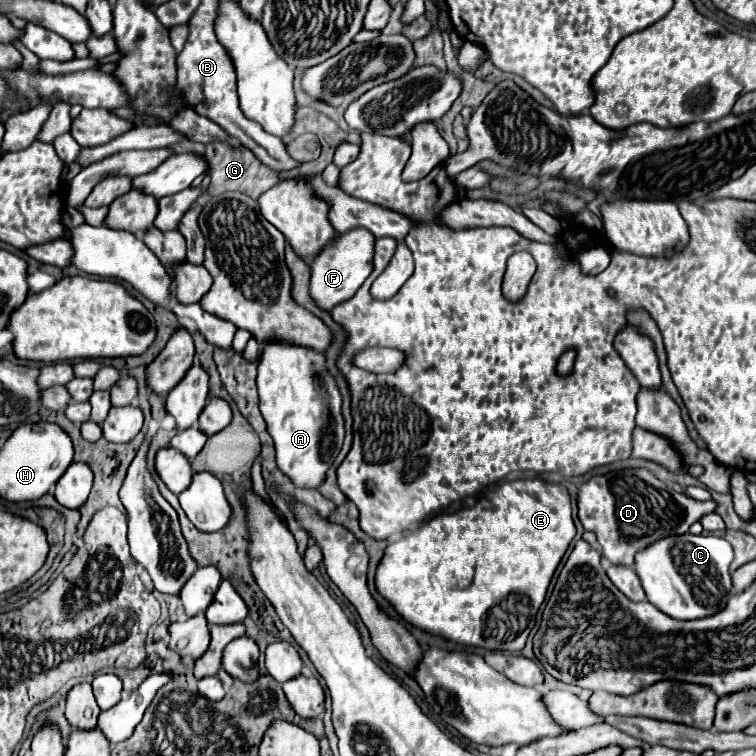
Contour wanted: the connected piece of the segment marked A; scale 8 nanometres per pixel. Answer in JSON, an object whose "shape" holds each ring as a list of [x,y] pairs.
{"shape":[[[284,341],[262,343],[258,359],[260,411],[276,445],[276,463],[298,485],[316,489],[342,449],[344,417],[336,379],[326,371],[326,355]]]}

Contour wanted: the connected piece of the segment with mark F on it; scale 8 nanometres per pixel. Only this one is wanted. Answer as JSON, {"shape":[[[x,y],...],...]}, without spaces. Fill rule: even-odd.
{"shape":[[[350,229],[348,233],[340,233],[328,243],[322,253],[318,253],[312,261],[312,277],[310,277],[310,297],[326,311],[330,311],[336,303],[350,299],[358,287],[372,273],[372,257],[374,257],[376,237],[368,233],[368,229]]]}

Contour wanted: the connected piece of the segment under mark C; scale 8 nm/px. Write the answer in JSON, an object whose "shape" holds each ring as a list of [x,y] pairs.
{"shape":[[[692,535],[664,537],[664,541],[654,541],[648,549],[636,553],[634,571],[646,591],[646,599],[656,605],[662,613],[672,619],[700,619],[722,609],[732,593],[730,583],[730,563],[732,545],[716,535]]]}

